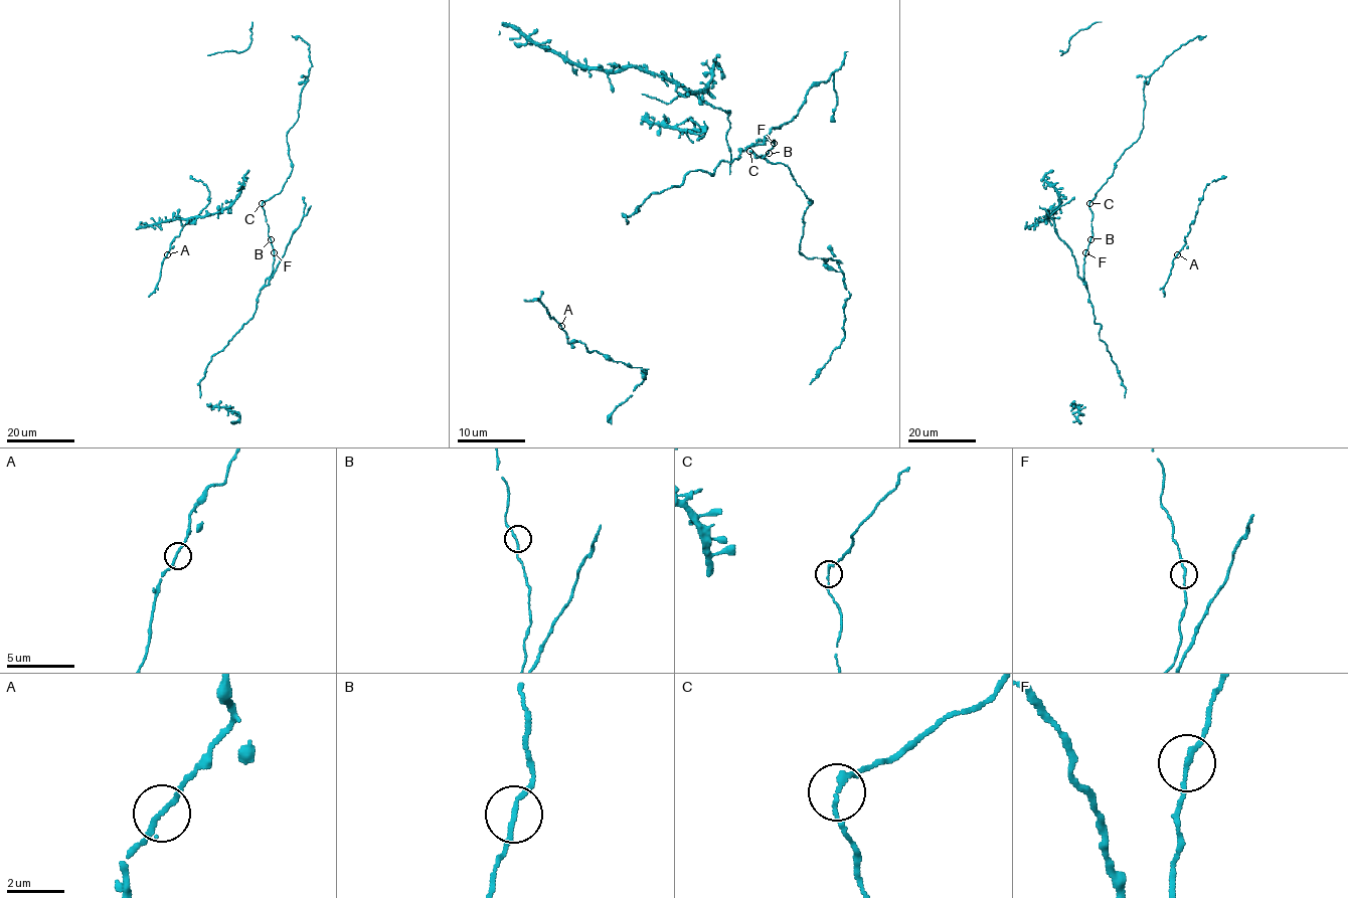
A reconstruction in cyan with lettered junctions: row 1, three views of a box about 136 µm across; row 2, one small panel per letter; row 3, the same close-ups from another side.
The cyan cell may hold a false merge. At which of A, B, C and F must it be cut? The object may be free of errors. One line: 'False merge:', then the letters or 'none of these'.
False merge: none of these

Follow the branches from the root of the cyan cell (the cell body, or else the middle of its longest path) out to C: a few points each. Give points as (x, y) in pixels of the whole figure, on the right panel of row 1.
C: (1087, 247), (1092, 235), (1089, 203)

